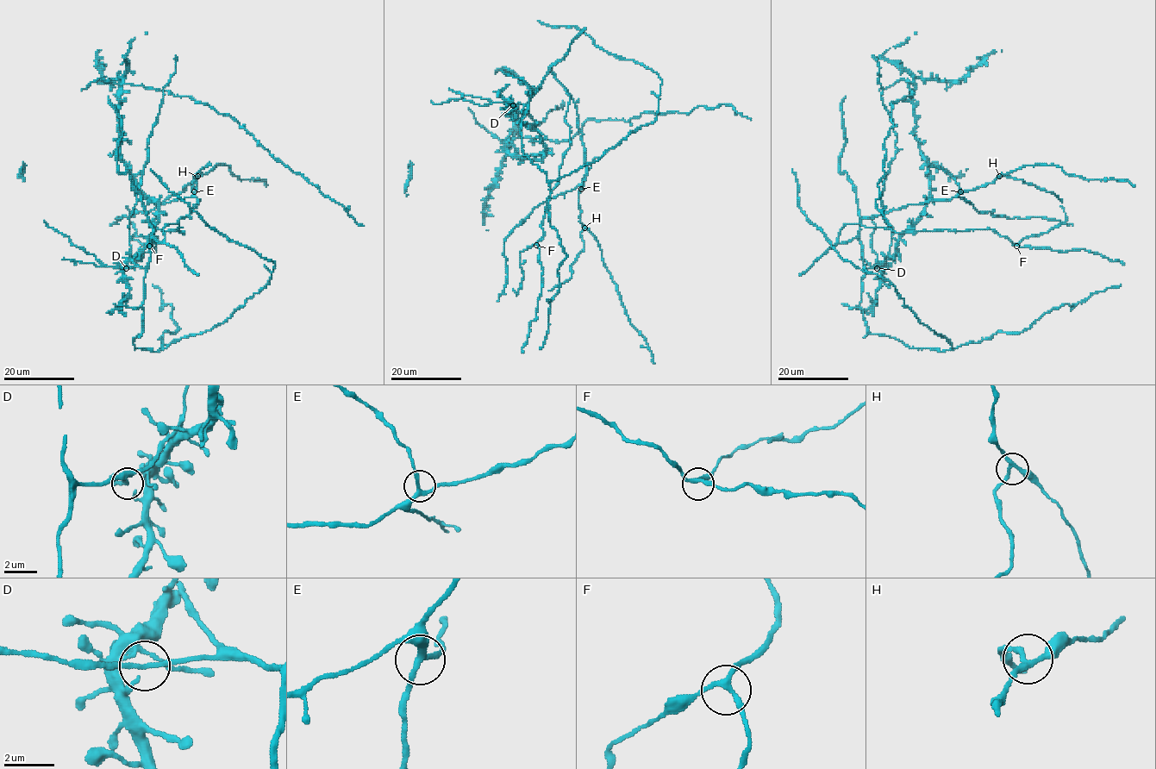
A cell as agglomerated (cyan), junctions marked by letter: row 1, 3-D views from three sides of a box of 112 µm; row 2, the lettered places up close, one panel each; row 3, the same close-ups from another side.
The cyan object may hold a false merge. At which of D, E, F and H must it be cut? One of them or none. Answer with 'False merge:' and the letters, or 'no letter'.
False merge: no letter

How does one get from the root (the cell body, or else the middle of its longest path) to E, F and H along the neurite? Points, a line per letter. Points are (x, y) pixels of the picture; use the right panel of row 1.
E: (875, 265), (865, 265), (859, 240), (839, 242), (844, 225), (910, 203), (950, 200), (960, 191)
F: (875, 265), (865, 265), (859, 240), (839, 242), (844, 225), (860, 223), (896, 232), (990, 228), (1016, 246)
H: (875, 265), (865, 265), (859, 240), (839, 242), (844, 225), (910, 203), (950, 200), (999, 176)

